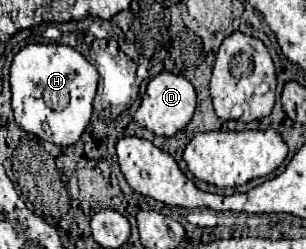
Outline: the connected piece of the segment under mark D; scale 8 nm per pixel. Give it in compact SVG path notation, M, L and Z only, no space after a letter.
M162 72L148 82L146 94L142 96L140 108L134 114L134 122L156 136L174 136L180 132L192 118L196 108L196 92L194 86L184 76L174 76L170 72Z

